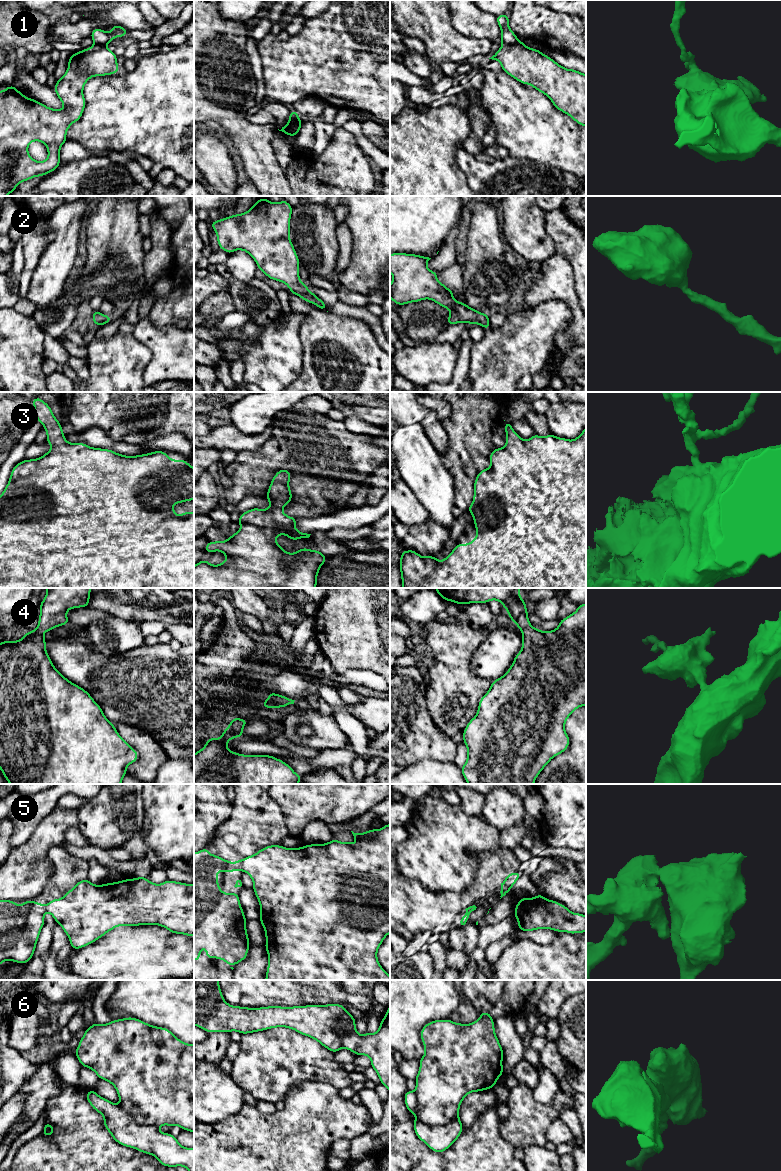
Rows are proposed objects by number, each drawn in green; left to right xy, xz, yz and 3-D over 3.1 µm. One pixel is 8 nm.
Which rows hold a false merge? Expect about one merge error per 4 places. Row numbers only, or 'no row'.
1, 5, 6

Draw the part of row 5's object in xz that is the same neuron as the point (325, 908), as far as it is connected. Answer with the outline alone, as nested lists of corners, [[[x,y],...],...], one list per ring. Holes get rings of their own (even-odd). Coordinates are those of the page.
[[[390,824],[379,831],[375,828],[364,833],[354,833],[351,842],[332,839],[325,844],[310,844],[300,848],[285,848],[269,845],[256,854],[243,859],[243,871],[253,881],[253,890],[260,905],[260,922],[265,931],[265,949],[268,967],[265,980],[390,980],[390,976],[379,964],[377,952],[390,933]]]

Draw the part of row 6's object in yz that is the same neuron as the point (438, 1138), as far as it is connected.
[[[406,1091],[404,1095],[406,1108],[416,1115],[414,1119],[414,1132],[432,1151],[442,1153],[447,1150],[461,1135],[463,1131],[460,1119],[455,1119],[445,1125],[428,1125],[418,1117],[418,1102],[415,1091]]]

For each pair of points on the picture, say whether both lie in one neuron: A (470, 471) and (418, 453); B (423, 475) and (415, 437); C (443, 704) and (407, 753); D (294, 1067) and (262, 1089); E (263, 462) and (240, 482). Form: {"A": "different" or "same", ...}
{"A": "different", "B": "same", "C": "different", "D": "same", "E": "same"}

